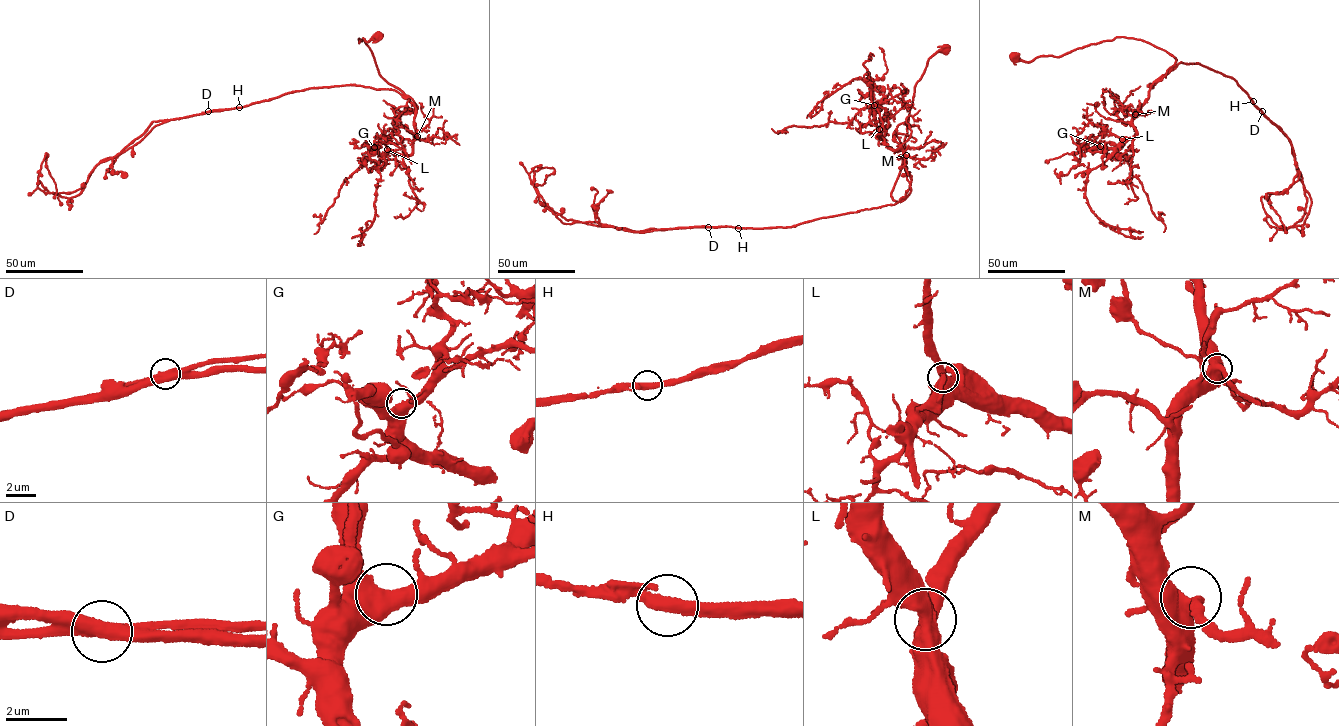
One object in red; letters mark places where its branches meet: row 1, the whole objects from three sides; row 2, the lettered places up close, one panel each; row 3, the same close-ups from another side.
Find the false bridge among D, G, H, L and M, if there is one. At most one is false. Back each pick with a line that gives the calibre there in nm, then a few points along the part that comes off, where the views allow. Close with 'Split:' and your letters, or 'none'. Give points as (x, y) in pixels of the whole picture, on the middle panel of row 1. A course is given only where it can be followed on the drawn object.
D: 500 nm | (708, 227), (643, 232), (565, 223), (541, 203), (534, 187), (534, 172), (554, 169), (545, 183), (535, 185)
Split: D

